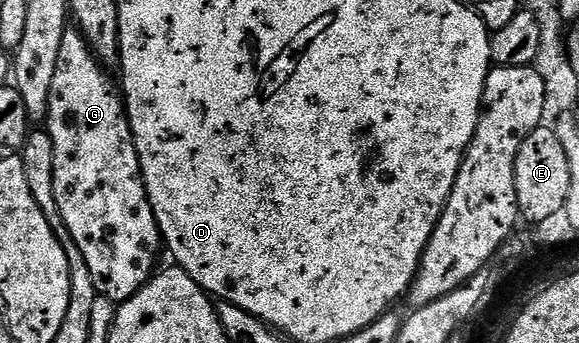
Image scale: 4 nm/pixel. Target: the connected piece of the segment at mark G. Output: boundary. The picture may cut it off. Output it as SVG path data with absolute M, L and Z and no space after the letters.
M68 30L64 34L64 42L60 42L60 58L56 58L56 74L52 78L52 90L48 98L48 110L44 121L45 131L50 133L52 146L54 147L54 193L56 194L56 206L60 206L60 218L64 218L64 226L68 226L68 234L72 234L72 242L84 254L84 262L88 266L88 274L92 274L94 291L99 296L107 296L109 300L121 302L127 300L132 294L136 294L146 285L147 280L155 275L154 255L158 248L163 247L162 234L158 231L158 223L154 217L154 211L150 205L150 199L146 193L146 187L142 181L142 167L138 161L138 151L134 145L134 136L130 132L130 121L126 119L126 109L123 97L119 89L110 81L110 76L106 72L94 52L86 45L85 38L77 30Z

